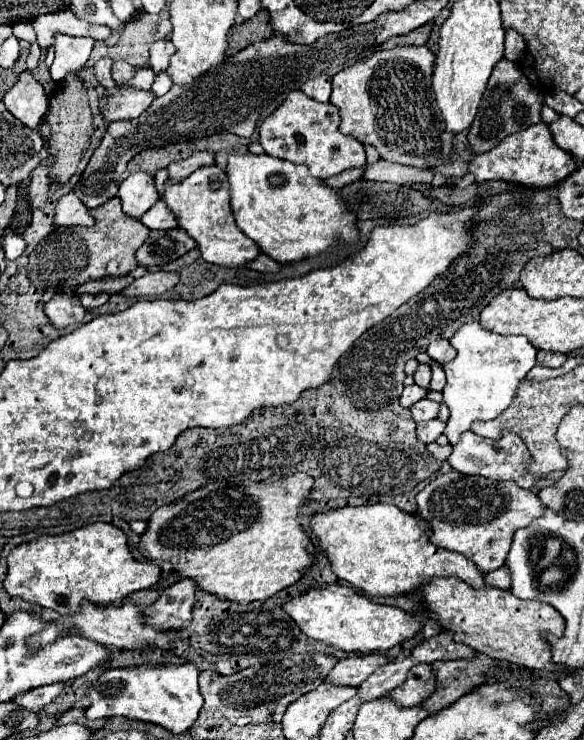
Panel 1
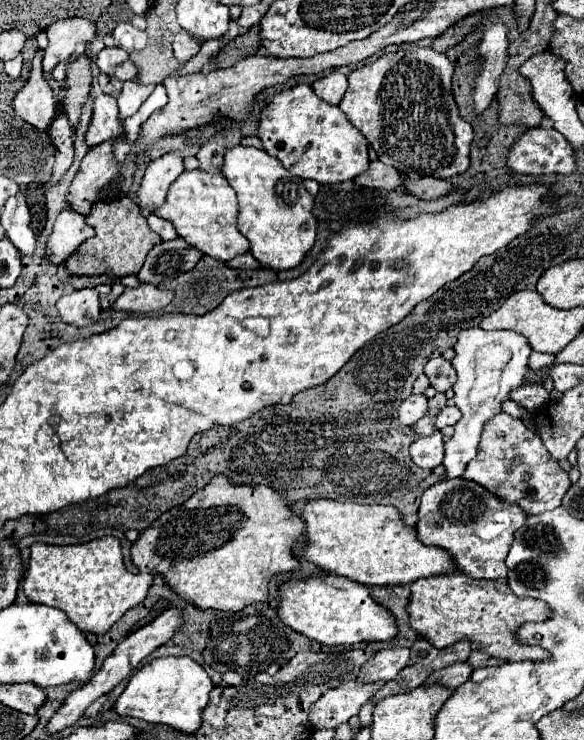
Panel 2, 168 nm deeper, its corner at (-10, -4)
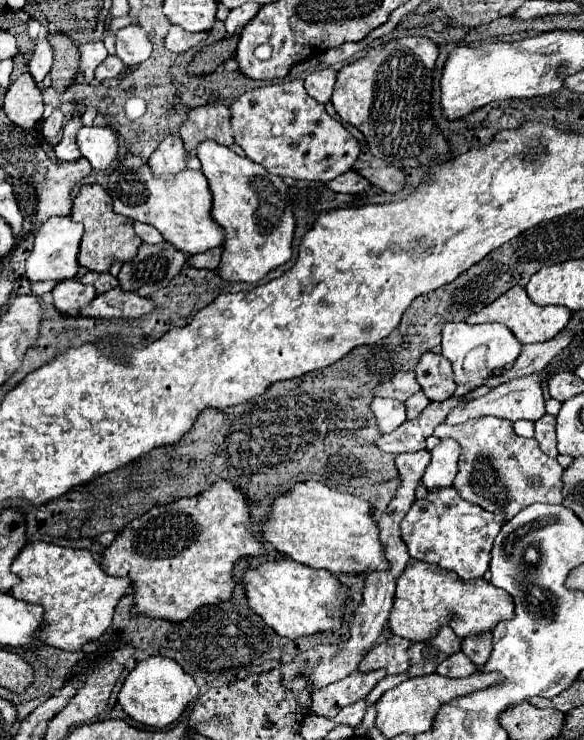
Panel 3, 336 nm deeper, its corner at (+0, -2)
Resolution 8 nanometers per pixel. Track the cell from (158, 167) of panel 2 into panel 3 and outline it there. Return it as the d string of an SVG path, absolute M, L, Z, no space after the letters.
M167 135L159 147L153 151L153 155L149 157L149 165L153 169L155 175L163 175L163 173L179 173L187 167L187 149L183 145L181 135Z

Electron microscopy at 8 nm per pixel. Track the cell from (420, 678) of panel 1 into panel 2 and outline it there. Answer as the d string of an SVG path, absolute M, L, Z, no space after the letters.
M455 663L451 667L443 667L435 673L431 673L431 677L423 683L423 687L429 687L429 685L441 685L441 687L447 687L449 691L455 691L459 685L463 685L469 675L471 675L471 667L467 663Z

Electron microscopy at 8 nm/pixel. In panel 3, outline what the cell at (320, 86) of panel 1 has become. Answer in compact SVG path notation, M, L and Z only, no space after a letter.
M325 67L325 69L317 69L317 71L311 71L307 77L305 77L305 89L307 93L317 99L319 103L327 103L333 95L333 87L335 87L335 71Z

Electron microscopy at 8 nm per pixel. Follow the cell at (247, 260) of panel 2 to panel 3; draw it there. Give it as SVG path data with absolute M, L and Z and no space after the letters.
M215 247L215 249L209 249L205 253L191 255L187 259L187 265L197 267L197 269L215 269L219 265L219 259L221 259L221 247Z

